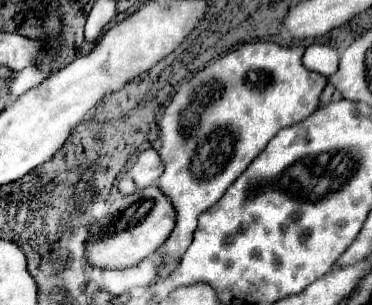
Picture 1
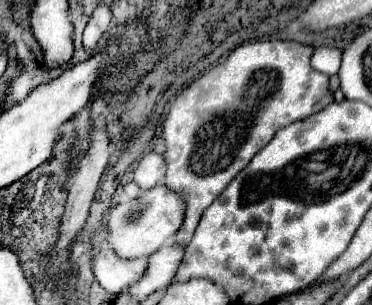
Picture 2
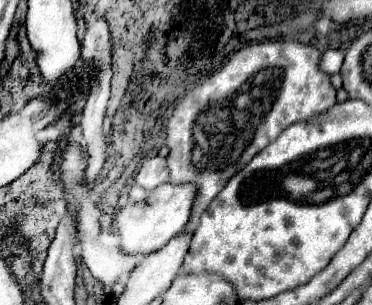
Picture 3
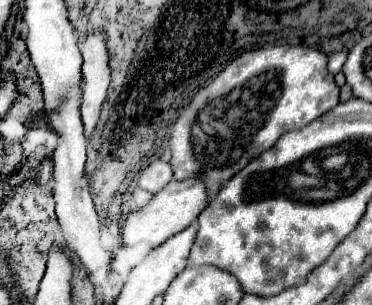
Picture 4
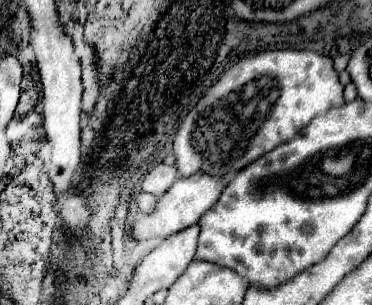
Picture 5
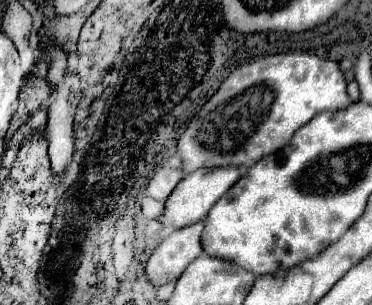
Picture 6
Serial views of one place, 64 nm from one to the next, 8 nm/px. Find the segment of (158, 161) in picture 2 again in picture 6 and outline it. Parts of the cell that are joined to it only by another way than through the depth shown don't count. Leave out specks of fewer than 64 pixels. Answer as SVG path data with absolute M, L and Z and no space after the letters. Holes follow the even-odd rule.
M158 168L154 172L154 176L148 180L146 184L146 194L164 202L168 198L168 194L172 192L172 188L184 178L182 170L176 168Z

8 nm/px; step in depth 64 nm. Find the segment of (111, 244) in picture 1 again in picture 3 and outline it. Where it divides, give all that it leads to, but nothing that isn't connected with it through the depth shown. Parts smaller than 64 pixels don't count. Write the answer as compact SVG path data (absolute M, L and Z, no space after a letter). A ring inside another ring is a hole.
M160 184L152 192L148 192L148 198L138 204L126 204L114 214L114 224L118 228L120 236L120 248L130 254L150 254L160 250L164 244L168 244L170 238L180 234L184 230L184 224L188 222L190 208L192 208L192 196L196 196L196 190L192 184Z

